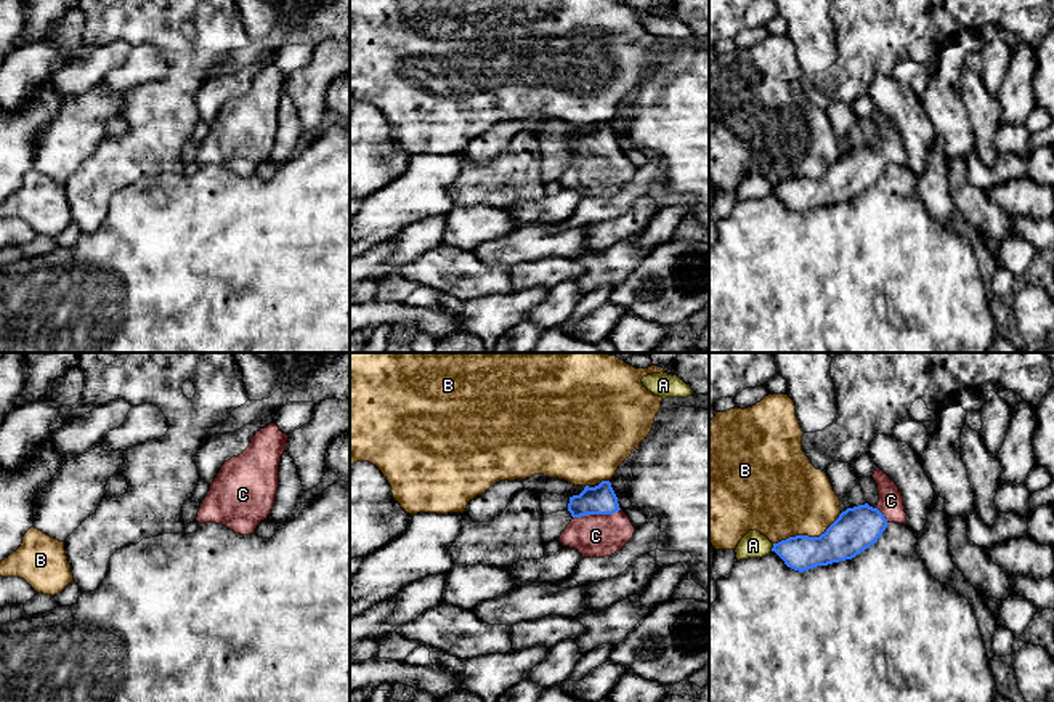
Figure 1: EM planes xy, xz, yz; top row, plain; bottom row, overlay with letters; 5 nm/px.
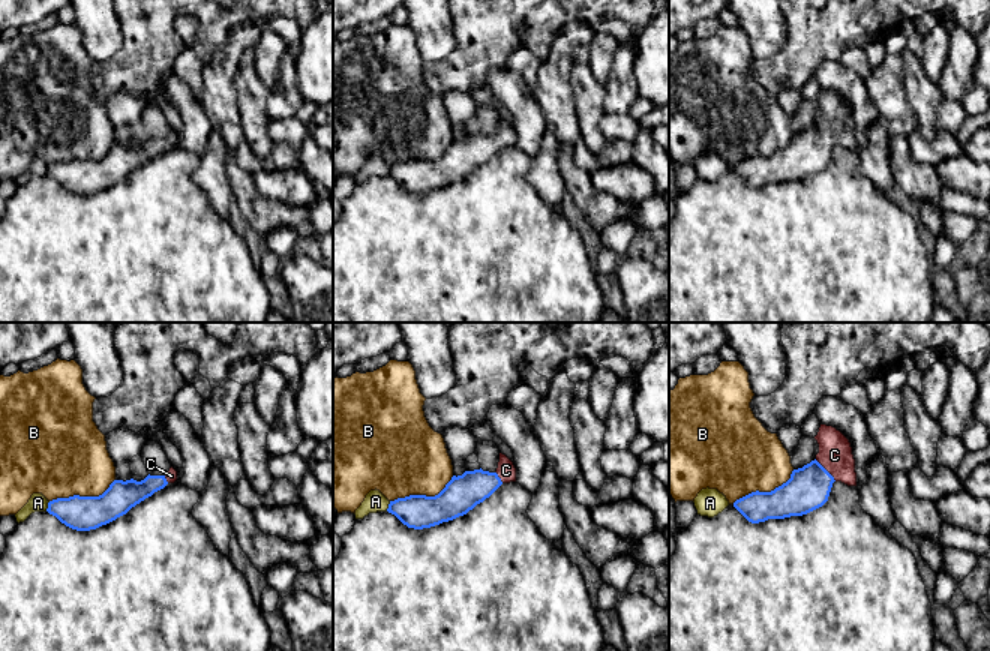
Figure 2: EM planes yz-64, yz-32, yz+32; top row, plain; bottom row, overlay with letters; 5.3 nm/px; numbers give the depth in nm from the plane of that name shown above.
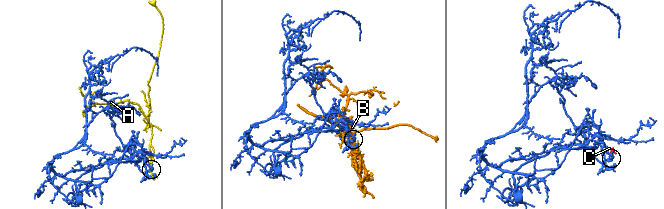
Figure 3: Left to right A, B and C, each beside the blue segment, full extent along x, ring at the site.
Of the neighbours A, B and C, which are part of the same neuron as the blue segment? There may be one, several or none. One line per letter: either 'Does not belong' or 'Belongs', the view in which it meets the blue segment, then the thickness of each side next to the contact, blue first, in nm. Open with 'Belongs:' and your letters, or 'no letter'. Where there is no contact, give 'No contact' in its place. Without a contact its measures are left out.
Belongs: C
A: Does not belong. Touches blue in yz. Thickness 180 nm (blue) against 130 nm
B: Does not belong. Touches blue in yz. Thickness 220 nm (blue) against 440 nm
C: Belongs. Touches blue in xz. Thickness 140 nm (blue) against 220 nm

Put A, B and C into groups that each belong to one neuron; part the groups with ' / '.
A / B / C

